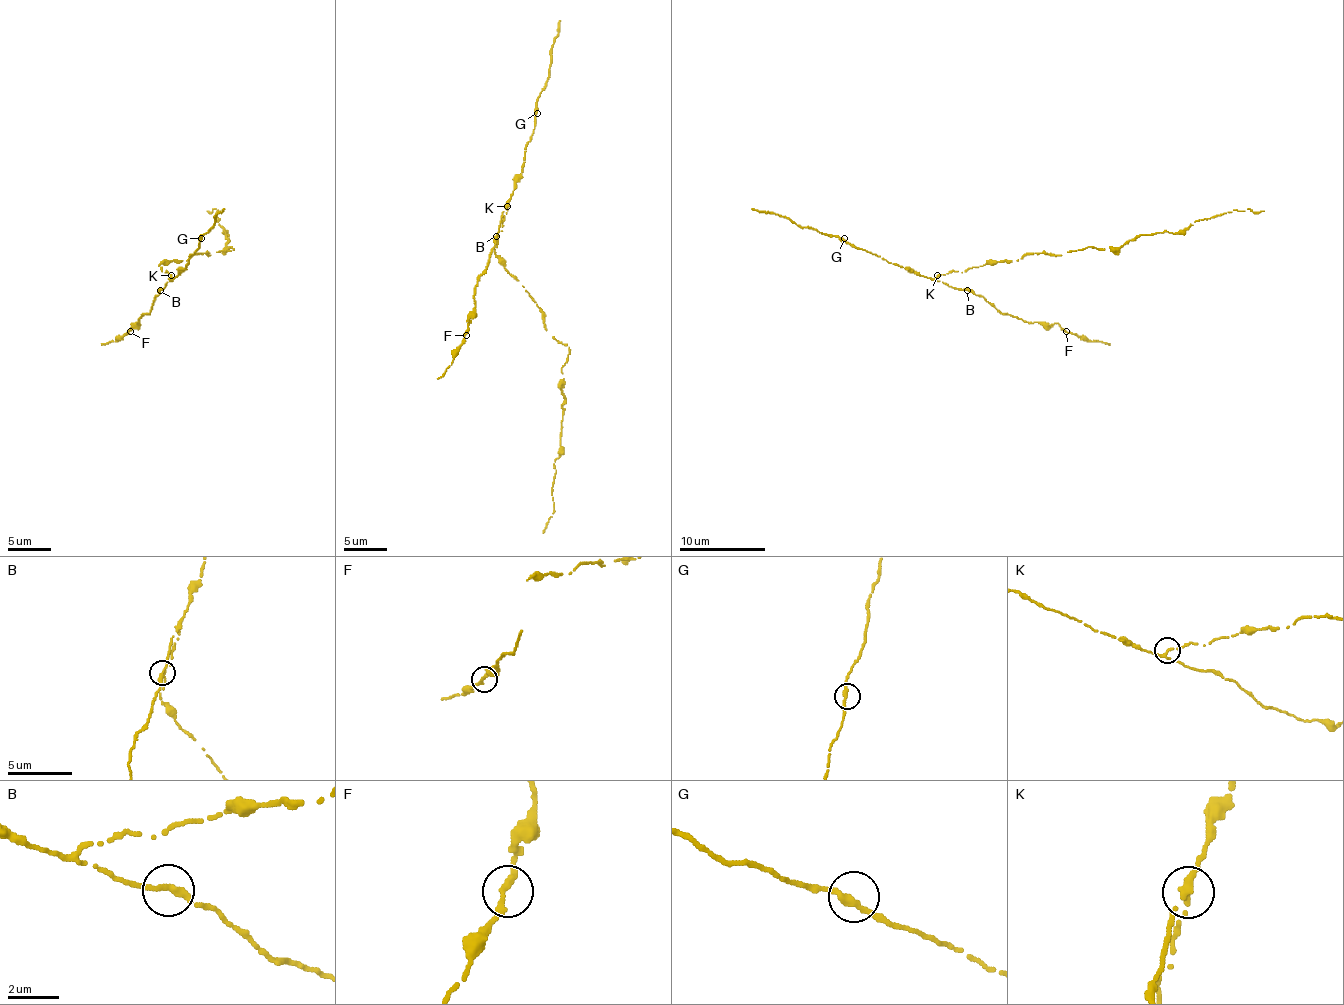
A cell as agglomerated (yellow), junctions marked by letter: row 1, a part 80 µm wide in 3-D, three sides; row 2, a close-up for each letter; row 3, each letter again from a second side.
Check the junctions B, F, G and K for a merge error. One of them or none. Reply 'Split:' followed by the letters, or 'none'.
Split: K

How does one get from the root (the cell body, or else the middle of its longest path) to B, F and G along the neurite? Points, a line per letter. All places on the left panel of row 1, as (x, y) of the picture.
B: (179, 260), (162, 262), (158, 266), (171, 275), (171, 279), (160, 290)
F: (179, 260), (158, 266), (171, 279), (153, 299), (151, 309), (138, 322), (132, 322), (130, 331)
G: (179, 260), (158, 266), (173, 279), (188, 264), (201, 238)

